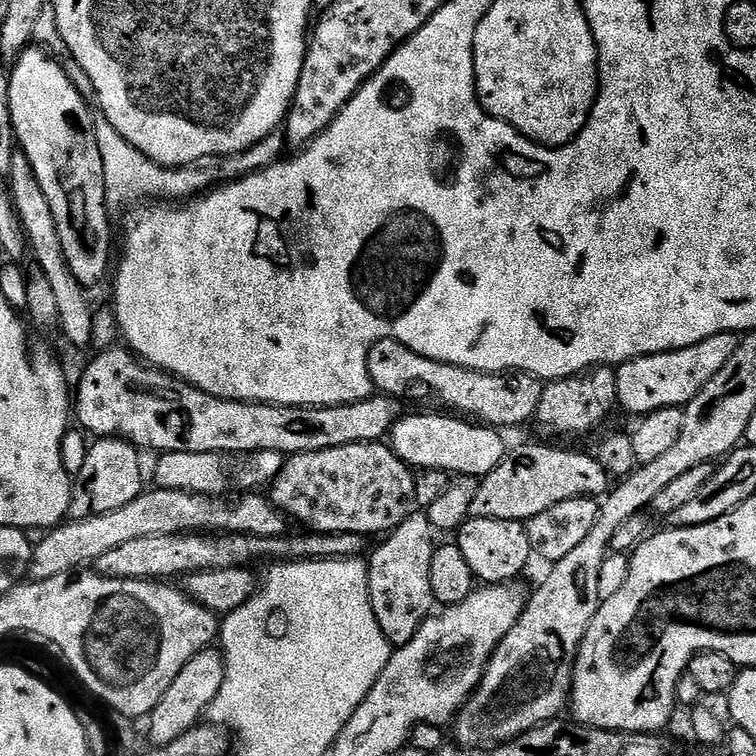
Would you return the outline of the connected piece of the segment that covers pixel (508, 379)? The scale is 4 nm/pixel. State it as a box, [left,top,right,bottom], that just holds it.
[366,340,544,430]

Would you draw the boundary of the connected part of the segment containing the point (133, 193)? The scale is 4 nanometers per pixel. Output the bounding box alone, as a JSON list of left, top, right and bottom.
[92,110,289,209]

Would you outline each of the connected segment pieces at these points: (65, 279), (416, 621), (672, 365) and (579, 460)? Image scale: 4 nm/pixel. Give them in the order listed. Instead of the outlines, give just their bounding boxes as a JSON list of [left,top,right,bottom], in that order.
[[6,151,94,348],[367,515,434,649],[615,332,737,418],[470,444,610,522]]

